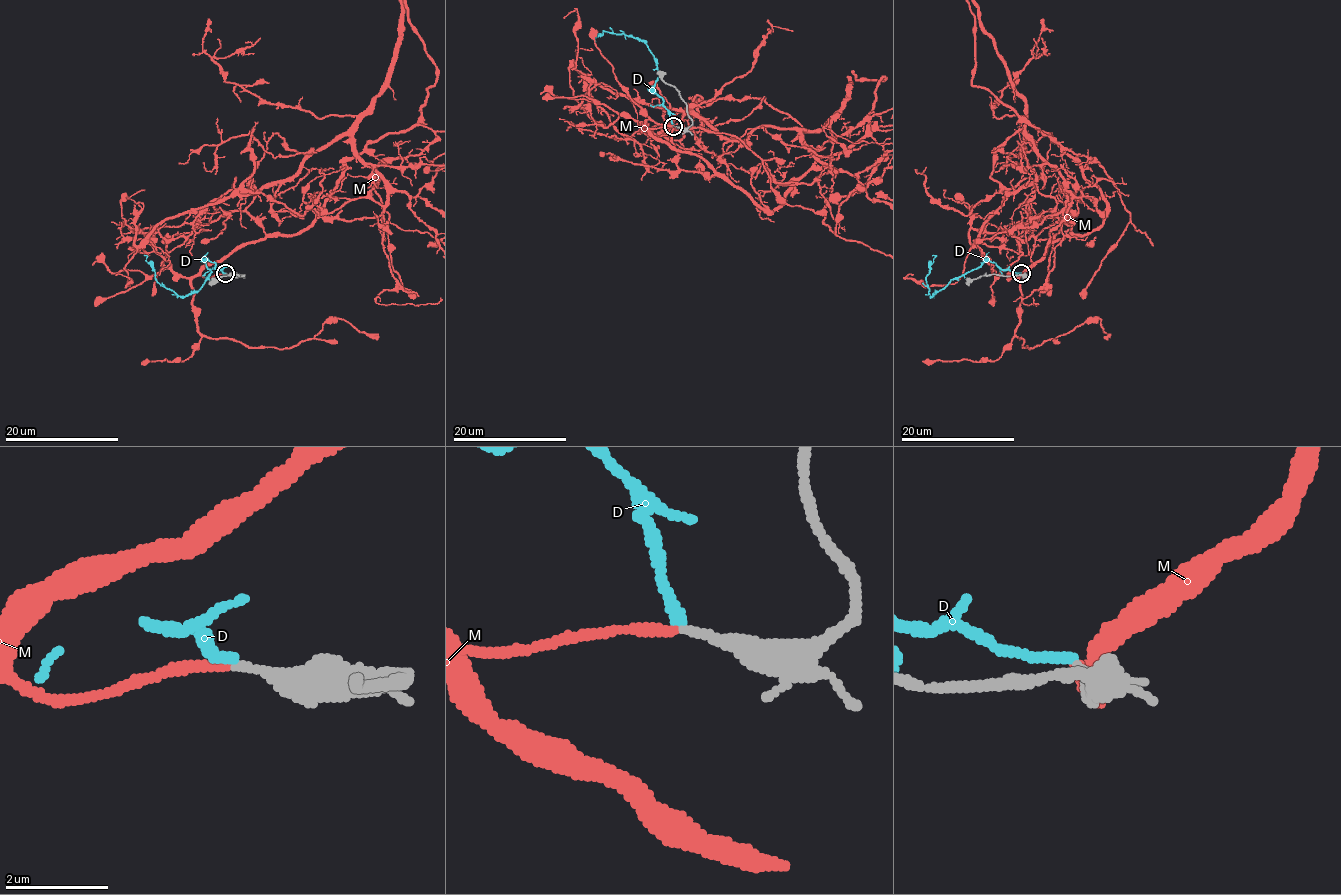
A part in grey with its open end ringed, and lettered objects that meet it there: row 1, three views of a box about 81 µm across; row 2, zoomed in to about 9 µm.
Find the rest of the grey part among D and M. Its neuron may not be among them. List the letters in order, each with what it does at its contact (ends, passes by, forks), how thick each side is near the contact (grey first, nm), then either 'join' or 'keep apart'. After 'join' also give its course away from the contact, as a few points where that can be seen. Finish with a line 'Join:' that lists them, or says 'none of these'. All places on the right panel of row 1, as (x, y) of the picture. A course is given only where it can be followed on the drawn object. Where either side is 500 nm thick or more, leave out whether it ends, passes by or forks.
D: it ends; calibres 200 and 200 nm; keep apart
M: it ends; calibres 200 and 170 nm; join
Join: M

